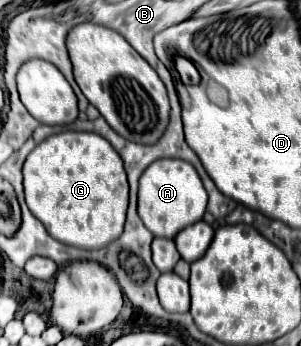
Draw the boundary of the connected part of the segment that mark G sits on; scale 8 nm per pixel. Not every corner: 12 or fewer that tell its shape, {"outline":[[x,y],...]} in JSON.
{"outline":[[98,133],[24,163],[32,215],[64,245],[124,231],[128,177]]}

